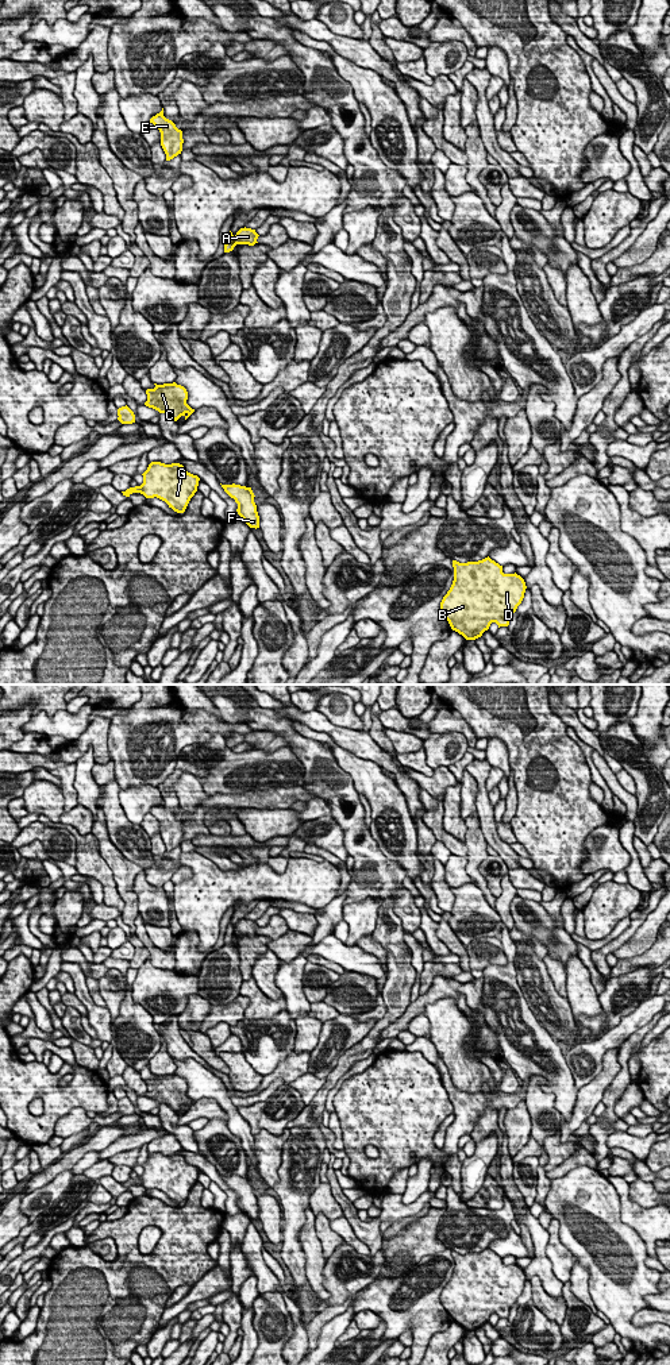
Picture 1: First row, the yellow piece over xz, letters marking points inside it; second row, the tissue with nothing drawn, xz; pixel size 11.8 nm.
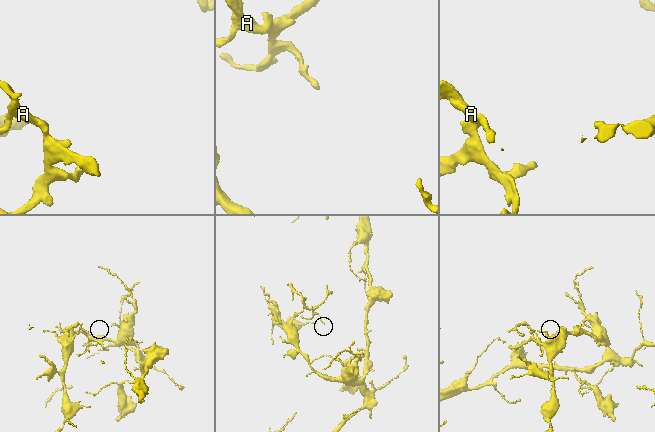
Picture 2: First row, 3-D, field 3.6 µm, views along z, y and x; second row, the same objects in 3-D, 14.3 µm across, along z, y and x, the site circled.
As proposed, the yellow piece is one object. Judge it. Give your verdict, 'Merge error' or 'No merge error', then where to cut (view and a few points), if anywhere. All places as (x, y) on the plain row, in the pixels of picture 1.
Merge error. Split along xz (233, 928), (235, 936)

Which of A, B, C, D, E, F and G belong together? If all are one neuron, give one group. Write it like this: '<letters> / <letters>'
A E / B C D F G

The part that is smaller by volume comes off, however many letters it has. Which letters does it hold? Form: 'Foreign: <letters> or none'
Foreign: A, E

